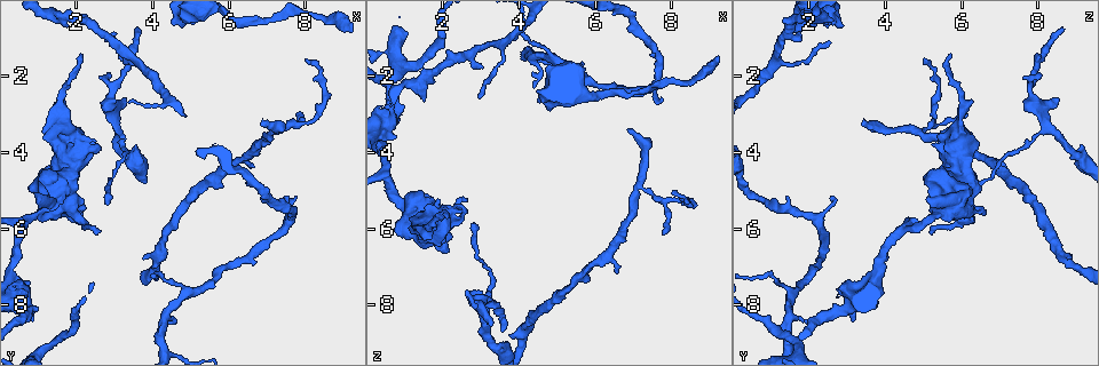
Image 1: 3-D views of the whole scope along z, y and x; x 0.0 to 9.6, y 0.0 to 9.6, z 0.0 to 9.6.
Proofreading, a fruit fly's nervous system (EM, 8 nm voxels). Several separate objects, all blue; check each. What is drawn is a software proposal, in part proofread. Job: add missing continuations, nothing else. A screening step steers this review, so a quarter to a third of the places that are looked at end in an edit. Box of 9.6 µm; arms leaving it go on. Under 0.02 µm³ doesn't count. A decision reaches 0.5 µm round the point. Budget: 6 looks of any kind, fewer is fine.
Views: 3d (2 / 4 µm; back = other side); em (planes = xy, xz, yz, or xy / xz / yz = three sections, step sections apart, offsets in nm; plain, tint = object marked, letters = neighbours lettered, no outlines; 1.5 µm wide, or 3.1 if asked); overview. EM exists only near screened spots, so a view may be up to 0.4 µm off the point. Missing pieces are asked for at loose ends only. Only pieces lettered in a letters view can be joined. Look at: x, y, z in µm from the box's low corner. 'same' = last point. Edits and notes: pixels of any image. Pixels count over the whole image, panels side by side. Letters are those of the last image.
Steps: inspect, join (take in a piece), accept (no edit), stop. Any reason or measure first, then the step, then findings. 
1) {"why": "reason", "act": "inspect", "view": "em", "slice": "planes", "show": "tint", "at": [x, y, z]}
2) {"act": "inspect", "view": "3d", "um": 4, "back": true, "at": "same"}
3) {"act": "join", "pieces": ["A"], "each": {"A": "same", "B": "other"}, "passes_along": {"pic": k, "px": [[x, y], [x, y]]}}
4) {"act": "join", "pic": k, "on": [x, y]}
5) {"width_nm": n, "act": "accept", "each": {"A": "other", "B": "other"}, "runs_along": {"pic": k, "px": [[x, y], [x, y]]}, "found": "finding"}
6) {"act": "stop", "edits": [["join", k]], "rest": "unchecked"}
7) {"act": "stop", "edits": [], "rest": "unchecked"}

{"why": "tapers out", "act": "inspect", "view": "em", "slice": "planes", "show": "letters", "at": [2.10, 1.45, 5.65]}

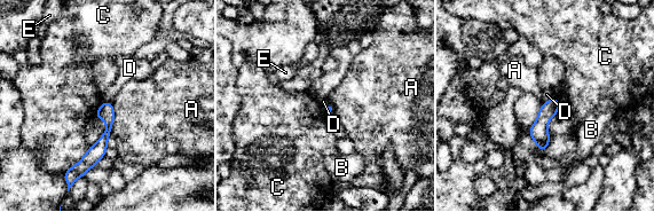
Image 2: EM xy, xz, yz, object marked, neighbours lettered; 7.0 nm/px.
{"act": "accept", "each": {"A": "other", "B": "other", "C": "other", "D": "other", "E": "other"}, "found": "none of them fits"}

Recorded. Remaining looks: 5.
{"why": "free end", "act": "inspect", "view": "3d", "um": 4, "at": [4.80, 0.70, 2.80]}

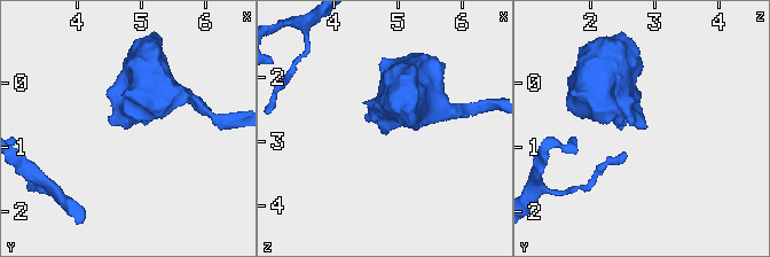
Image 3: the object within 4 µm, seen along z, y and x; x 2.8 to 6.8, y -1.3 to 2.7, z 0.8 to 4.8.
{"act": "inspect", "view": "em", "slice": "planes", "show": "letters", "at": [4.85, 0.65, 2.85]}

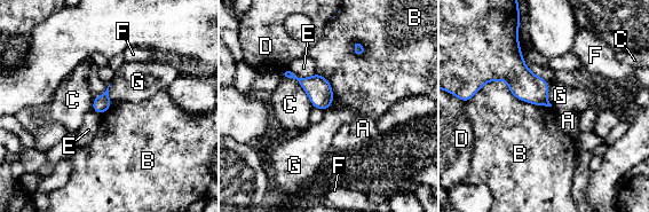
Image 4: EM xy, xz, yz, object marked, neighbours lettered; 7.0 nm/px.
{"act": "accept", "each": {"A": "other", "B": "other", "C": "other", "D": "other", "E": "other", "F": "other", "G": "other"}, "border": {"pic": 4, "px": [[469, 99], [503, 79], [551, 107]]}, "found": "no lettered piece goes on from it"}

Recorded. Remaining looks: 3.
{"why": "thin end", "act": "inspect", "view": "em", "slice": "xz", "step": 4, "show": "tint", "at": [6.85, 3.25, 3.40]}

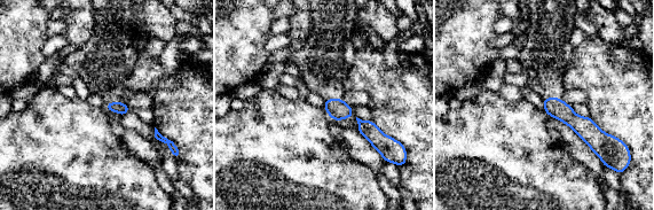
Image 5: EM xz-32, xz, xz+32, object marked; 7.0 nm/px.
{"why": "cut it another way", "act": "inspect", "view": "em", "slice": "planes", "show": "letters", "at": "same"}

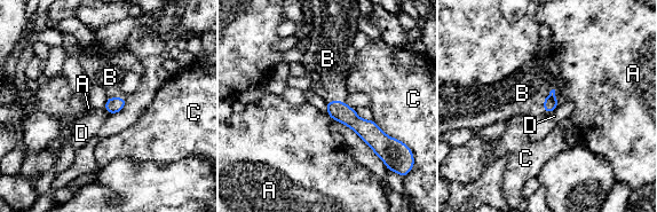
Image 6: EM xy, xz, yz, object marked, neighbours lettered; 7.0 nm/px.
{"act": "join", "pieces": ["B"], "each": {"A": "other", "B": "same", "C": "other", "D": "other"}, "found": "the neuron continues"}

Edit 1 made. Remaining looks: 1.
{"act": "stop", "edits": [["join", 6]], "rest": "unchecked"}

